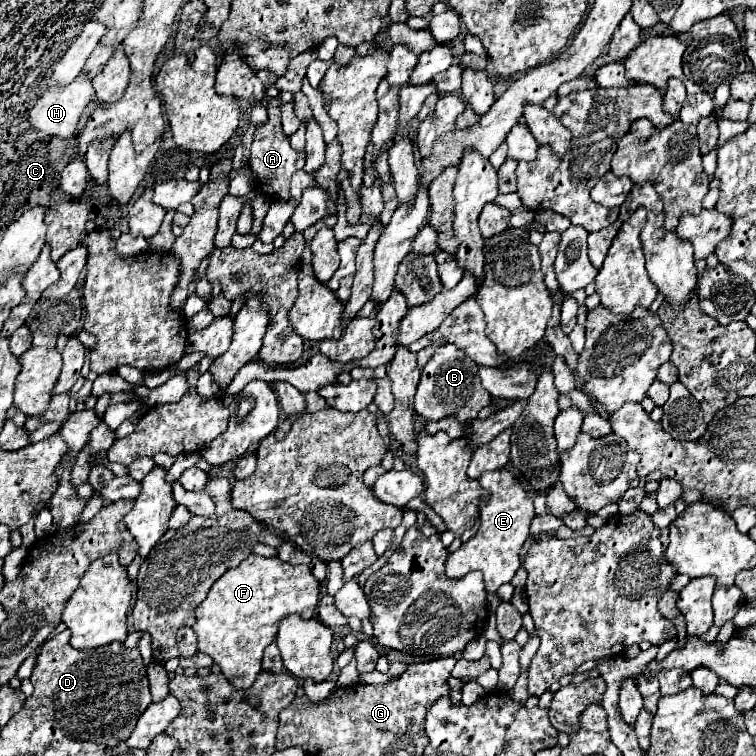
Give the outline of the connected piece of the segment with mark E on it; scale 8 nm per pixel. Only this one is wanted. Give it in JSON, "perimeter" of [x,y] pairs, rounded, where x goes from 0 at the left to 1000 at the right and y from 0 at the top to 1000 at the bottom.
{"perimeter":[[[656,622],[656,624],[640,624],[640,630],[632,632],[640,651],[648,653],[646,661],[635,664],[635,696],[632,704],[611,720],[603,730],[598,730],[590,741],[590,762],[593,765],[611,765],[614,759],[624,754],[635,754],[640,759],[643,783],[656,783],[664,772],[675,770],[683,759],[688,741],[685,730],[693,720],[693,714],[701,706],[701,690],[706,685],[706,669],[698,659],[693,643],[672,624],[672,622]]]}

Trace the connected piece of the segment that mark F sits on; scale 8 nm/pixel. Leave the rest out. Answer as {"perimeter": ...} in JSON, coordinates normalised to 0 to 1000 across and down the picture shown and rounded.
{"perimeter":[[[328,735],[312,751],[299,754],[259,804],[262,862],[283,870],[307,910],[325,913],[347,886],[347,862],[362,849],[368,820],[384,812],[394,812],[402,820],[415,817],[423,794],[421,778],[423,772],[405,746],[386,749],[370,738]]]}

